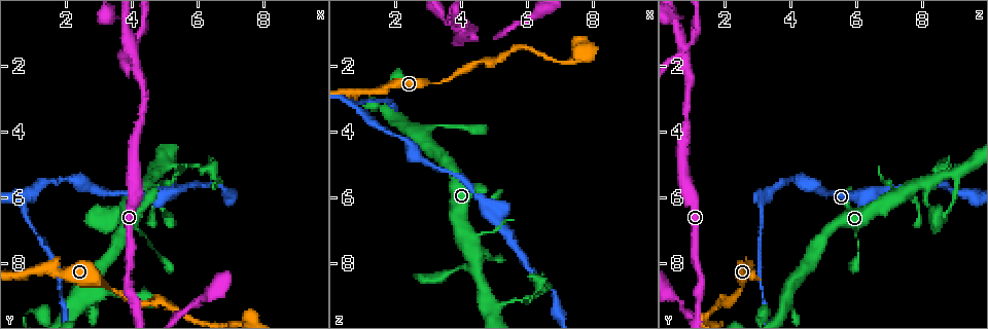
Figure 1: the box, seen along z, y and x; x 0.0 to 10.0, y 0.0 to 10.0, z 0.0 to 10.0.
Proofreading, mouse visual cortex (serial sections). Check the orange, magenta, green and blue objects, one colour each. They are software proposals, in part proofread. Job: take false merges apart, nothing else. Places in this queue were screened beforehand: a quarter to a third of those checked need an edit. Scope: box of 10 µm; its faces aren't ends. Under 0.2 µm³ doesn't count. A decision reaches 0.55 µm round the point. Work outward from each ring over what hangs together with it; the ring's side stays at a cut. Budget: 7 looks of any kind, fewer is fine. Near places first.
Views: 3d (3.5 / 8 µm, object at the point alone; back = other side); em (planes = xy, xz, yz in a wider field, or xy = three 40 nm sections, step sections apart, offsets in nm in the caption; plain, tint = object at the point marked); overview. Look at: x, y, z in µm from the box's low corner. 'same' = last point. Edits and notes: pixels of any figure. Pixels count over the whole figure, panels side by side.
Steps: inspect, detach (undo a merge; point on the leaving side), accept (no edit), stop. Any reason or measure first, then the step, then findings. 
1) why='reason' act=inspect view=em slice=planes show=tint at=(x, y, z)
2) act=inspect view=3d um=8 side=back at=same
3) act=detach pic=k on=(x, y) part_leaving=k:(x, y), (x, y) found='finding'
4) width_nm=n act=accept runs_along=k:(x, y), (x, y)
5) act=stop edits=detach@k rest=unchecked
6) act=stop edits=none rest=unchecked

why='thick turns thin' act=inspect view=3d um=8 at=(3.40, 8.75, 2.55)

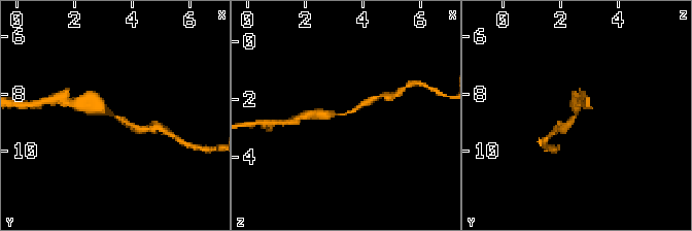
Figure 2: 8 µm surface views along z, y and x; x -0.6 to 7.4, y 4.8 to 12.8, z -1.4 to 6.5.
arm_widths_nm=150,300 act=inspect view=em slice=xy step=1 show=tint at=same

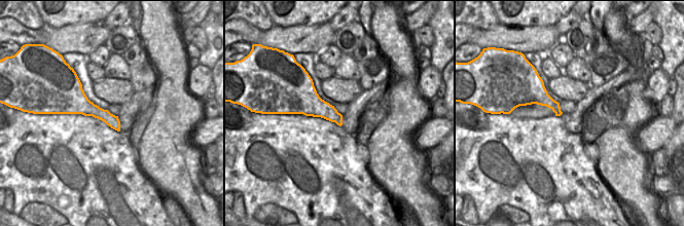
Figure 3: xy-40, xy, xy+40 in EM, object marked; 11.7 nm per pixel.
act=accept runs_along=2:(87, 101), (137, 128) found='all the same cell'

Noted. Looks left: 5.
act=inspect view=3d um=3.5 at=(0.85, 6.00, 3.40)

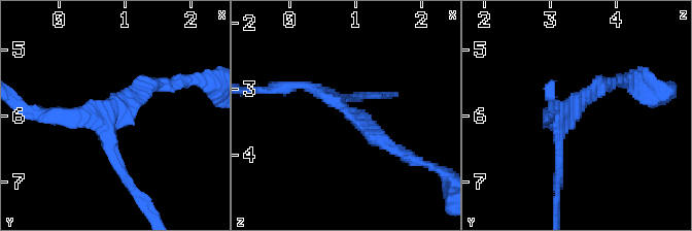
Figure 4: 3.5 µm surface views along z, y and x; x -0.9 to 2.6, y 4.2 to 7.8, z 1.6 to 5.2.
why='shape alone is not enough' act=inspect view=em slice=planes show=tint at=(0.85, 5.90, 3.35)

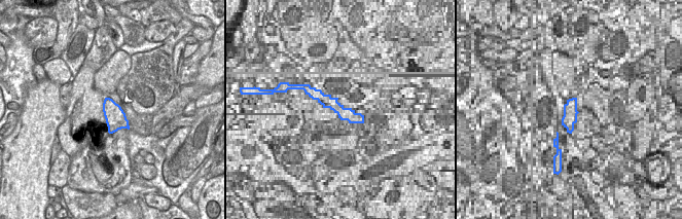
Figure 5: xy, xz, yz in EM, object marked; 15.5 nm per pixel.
act=inspect view=em slice=xy step=5 show=tint at=same

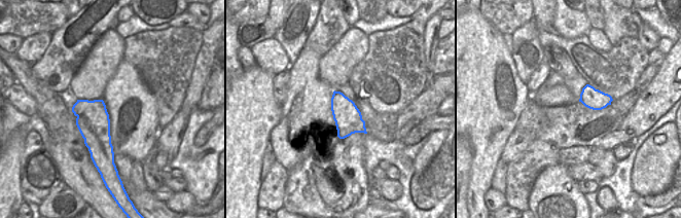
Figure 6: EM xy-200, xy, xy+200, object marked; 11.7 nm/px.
arms=3 arm_widths_nm=150,150,200 act=accept runs_along=4:(615, 81), (561, 123), (559, 170) found='continuous, no second cell'

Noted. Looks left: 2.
act=inspect view=3d um=8 side=back at=(4.05, 1.50, 0.85)

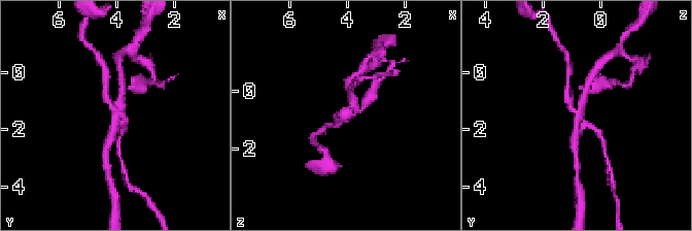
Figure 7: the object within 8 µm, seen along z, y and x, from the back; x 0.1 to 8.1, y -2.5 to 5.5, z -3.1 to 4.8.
act=inspect view=3d um=3.5 at=same

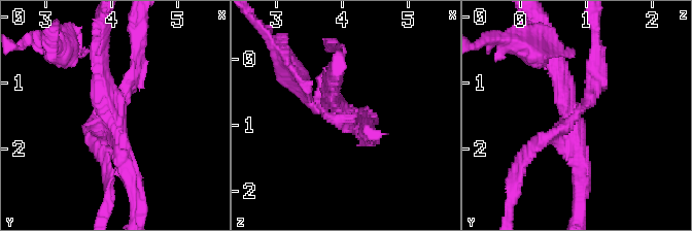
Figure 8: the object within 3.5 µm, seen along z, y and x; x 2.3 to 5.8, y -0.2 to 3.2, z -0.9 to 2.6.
arm_widths_nm=200,200,300 act=detach pic=8 on=(99, 147) part_leaving=8:(580, 109), (600, 77), (595, 27) found='a second cell is stuck on'

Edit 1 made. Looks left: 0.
act=stop edits=detach@8 rest=unchecked

